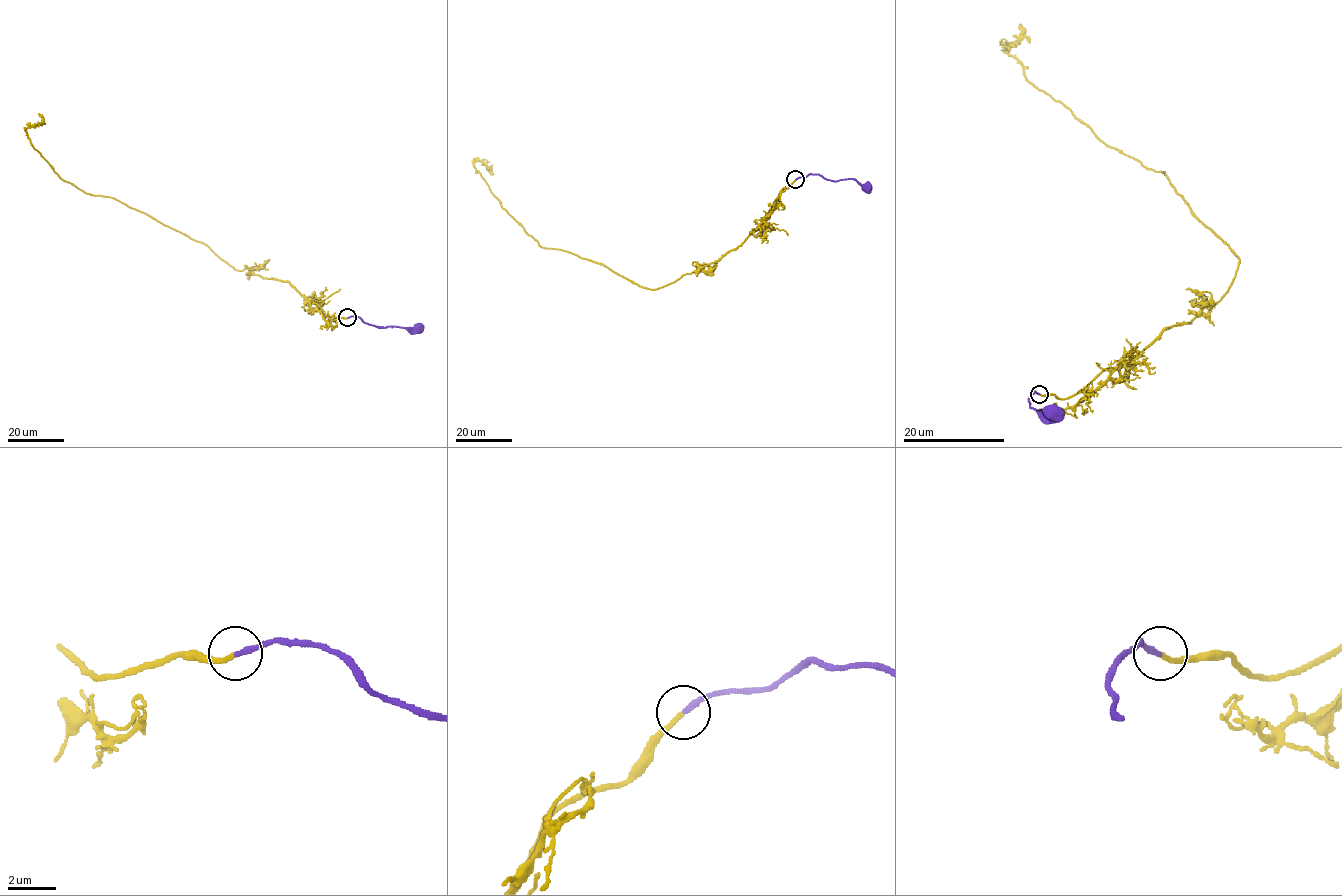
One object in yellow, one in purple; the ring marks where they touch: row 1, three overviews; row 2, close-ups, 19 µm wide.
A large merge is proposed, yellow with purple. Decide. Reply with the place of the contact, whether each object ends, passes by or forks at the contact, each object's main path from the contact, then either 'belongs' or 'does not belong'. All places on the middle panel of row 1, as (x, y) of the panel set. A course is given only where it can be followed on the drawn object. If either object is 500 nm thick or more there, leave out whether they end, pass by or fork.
(795, 179) | yellow ends | purple ends | yellow via (796, 180), (736, 248), (650, 289), (592, 260), (542, 248), (502, 206), (474, 162), (482, 162), (486, 169) | purple via (796, 179), (812, 174), (829, 180), (854, 178), (867, 189) | belongs

